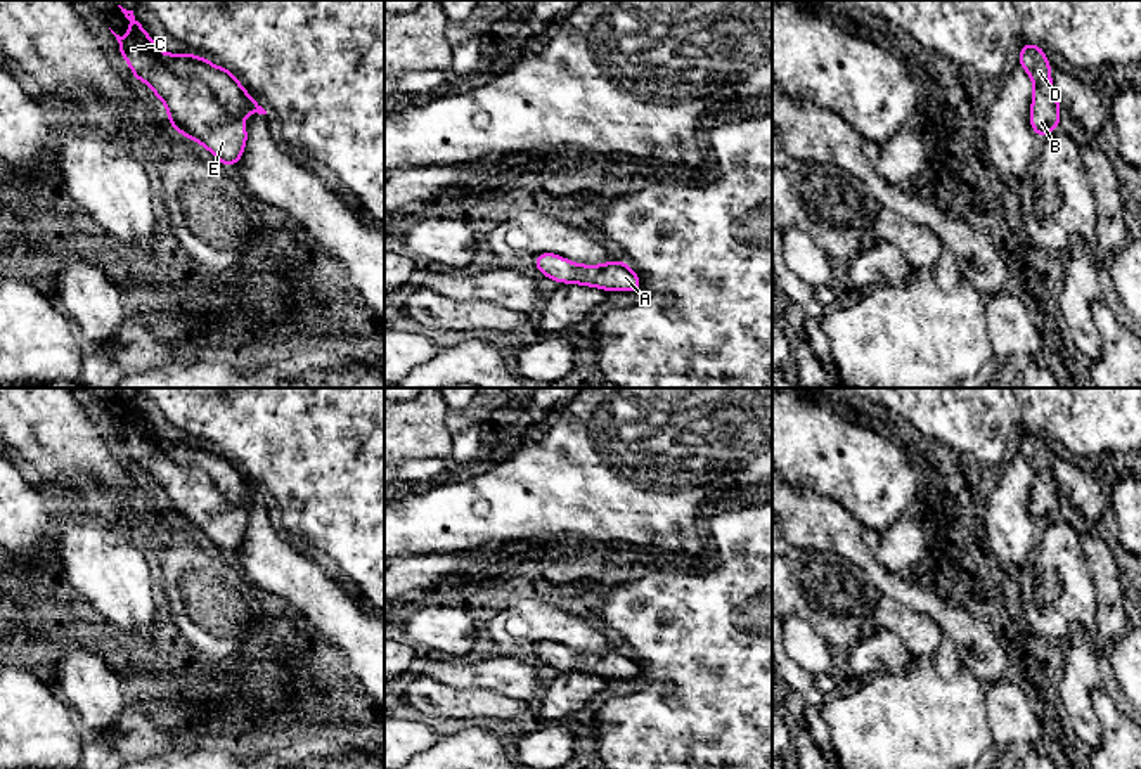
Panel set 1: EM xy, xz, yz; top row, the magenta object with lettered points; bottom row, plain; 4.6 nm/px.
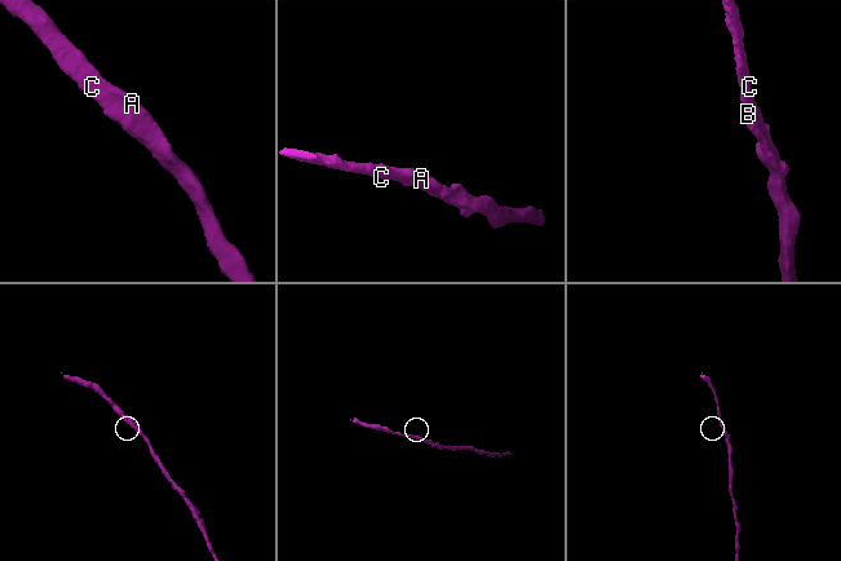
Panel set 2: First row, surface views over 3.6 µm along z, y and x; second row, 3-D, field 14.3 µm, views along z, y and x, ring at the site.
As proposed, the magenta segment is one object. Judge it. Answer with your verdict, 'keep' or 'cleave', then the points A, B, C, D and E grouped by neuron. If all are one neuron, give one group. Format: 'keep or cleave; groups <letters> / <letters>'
keep; groups A B C D E

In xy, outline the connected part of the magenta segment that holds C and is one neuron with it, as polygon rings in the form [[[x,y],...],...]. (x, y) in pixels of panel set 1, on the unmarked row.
[[[118,393],[130,409],[126,424],[111,421],[119,431],[119,442],[133,459],[133,466],[145,469],[156,485],[166,492],[168,509],[184,525],[203,532],[222,553],[232,556],[242,544],[248,518],[242,513],[249,501],[267,499],[242,476],[230,457],[213,454],[206,445],[194,442],[164,442],[135,407],[133,398]]]

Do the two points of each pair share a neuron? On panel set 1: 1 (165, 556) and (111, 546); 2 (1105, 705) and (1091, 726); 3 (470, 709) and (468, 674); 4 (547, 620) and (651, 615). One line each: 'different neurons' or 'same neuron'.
1: different neurons
2: different neurons
3: different neurons
4: different neurons

